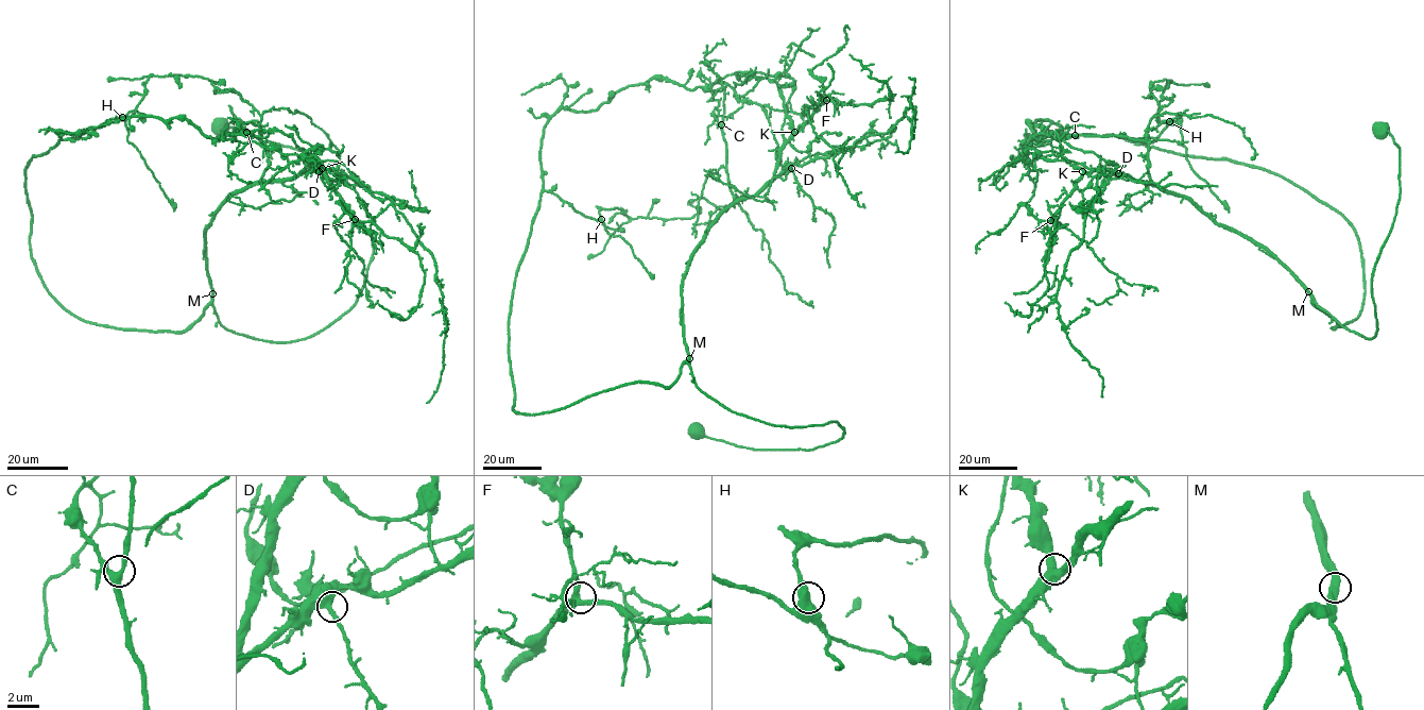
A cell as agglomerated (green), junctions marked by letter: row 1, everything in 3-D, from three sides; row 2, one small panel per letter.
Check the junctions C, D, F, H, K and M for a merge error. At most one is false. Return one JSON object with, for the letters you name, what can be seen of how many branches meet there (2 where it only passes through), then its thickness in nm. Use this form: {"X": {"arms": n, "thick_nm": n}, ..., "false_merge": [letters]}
{"false_merge": []}

